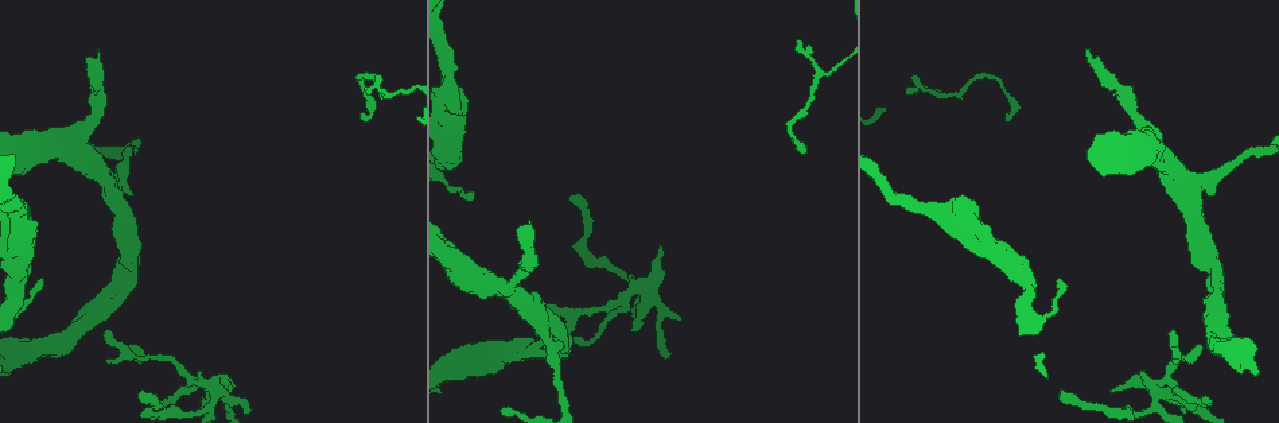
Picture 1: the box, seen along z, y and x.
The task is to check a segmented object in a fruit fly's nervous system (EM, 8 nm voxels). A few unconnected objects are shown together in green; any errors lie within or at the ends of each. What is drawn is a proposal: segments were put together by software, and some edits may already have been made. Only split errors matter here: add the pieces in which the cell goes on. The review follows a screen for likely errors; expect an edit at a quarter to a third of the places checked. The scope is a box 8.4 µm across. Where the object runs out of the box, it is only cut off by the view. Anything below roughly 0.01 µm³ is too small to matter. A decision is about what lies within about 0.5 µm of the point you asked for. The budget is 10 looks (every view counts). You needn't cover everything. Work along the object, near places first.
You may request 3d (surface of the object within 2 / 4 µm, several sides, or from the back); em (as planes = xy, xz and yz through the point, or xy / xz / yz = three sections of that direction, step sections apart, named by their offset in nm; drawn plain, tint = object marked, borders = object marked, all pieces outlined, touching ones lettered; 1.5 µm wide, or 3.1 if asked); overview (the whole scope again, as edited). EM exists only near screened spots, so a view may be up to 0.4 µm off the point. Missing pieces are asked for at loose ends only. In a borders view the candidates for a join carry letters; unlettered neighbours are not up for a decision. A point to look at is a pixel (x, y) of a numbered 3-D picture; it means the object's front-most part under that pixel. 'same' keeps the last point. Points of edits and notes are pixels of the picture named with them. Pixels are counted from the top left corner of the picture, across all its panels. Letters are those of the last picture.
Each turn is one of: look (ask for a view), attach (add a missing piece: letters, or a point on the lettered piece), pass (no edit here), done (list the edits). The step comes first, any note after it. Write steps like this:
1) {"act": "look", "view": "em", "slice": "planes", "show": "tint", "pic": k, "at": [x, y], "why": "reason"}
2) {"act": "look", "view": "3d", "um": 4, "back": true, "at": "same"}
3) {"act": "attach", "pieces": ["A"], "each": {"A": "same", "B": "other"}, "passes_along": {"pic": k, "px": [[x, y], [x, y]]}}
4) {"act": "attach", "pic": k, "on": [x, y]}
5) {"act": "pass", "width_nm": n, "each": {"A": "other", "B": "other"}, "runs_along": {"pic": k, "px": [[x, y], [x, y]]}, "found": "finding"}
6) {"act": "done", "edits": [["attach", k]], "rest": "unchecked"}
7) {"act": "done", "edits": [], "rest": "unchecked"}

{"act": "look", "view": "3d", "um": 4, "pic": 1, "at": [98, 51]}

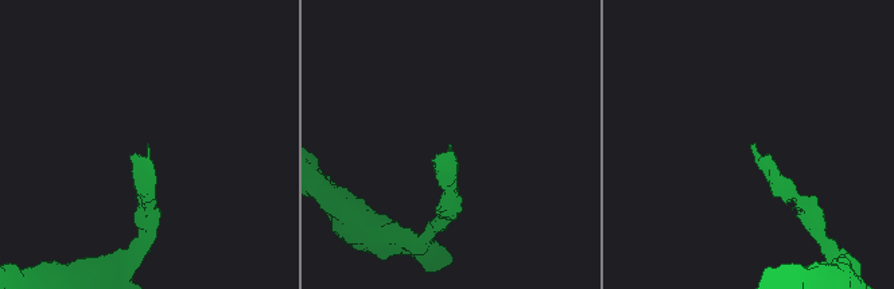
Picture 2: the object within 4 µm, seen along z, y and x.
{"act": "look", "view": "em", "slice": "planes", "show": "borders", "pic": 2, "at": [753, 144], "why": "need the tissue"}

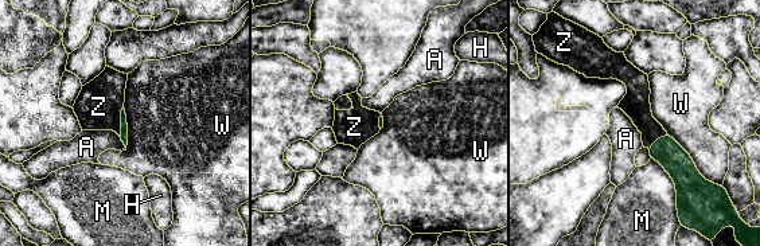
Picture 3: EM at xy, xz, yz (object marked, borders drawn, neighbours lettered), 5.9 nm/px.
{"act": "attach", "pieces": ["Z"], "each": {"A": "other", "H": "other", "M": "other", "W": "other", "Z": "same"}, "passes_along": {"pic": 3, "px": [[124, 121], [121, 121], [98, 106]]}, "found": "it goes on there"}

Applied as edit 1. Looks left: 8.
{"act": "look", "view": "3d", "um": 4, "pic": 1, "at": [43, 278], "why": "thin end"}

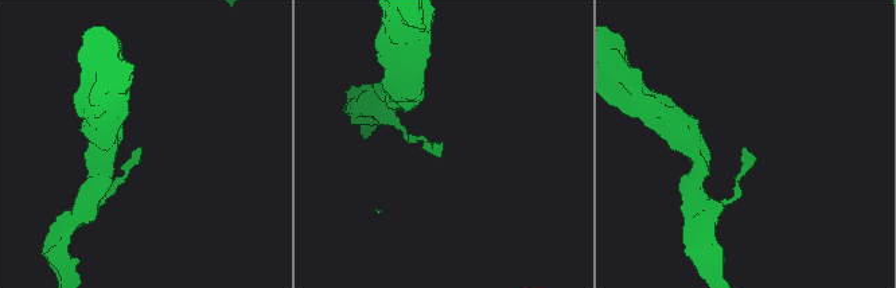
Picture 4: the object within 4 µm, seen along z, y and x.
{"act": "look", "view": "em", "slice": "yz", "step": 4, "show": "tint", "pic": 4, "at": [140, 150]}

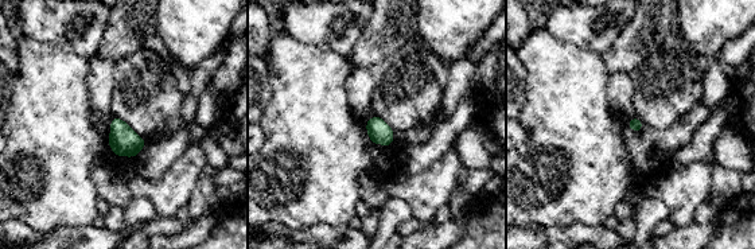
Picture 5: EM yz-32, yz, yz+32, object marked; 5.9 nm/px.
{"act": "look", "view": "em", "slice": "xy", "step": 8, "show": "borders", "at": "same", "why": "cut it another way"}

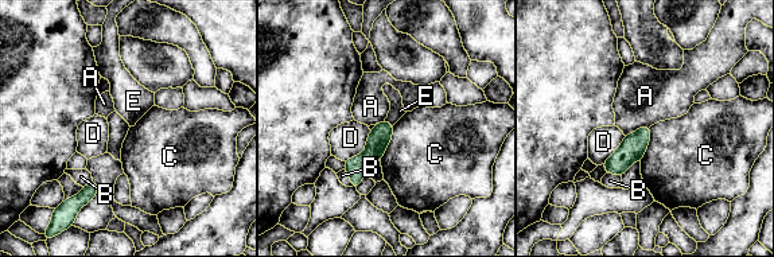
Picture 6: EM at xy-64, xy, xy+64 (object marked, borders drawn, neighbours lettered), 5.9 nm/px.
{"act": "pass", "each": {"A": "other", "B": "other", "C": "other", "D": "other", "E": "other"}, "border": {"pic": 6, "px": [[649, 125], [642, 125], [625, 136]]}, "found": "no lettered piece goes on from it"}

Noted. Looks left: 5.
{"act": "look", "view": "em", "slice": "planes", "show": "borders", "pic": 1, "at": [1059, 393], "why": "free end"}

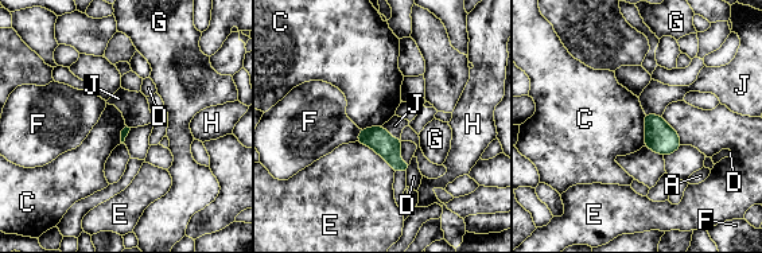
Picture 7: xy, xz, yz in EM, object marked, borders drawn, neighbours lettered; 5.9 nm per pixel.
{"act": "pass", "each": {"A": "other", "C": "other", "D": "other", "E": "other", "F": "other", "G": "other", "H": "other", "J": "other"}, "found": "no lettered piece goes on from it"}

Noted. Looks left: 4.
{"act": "done", "edits": [["attach", 3]], "rest": "unchecked"}

